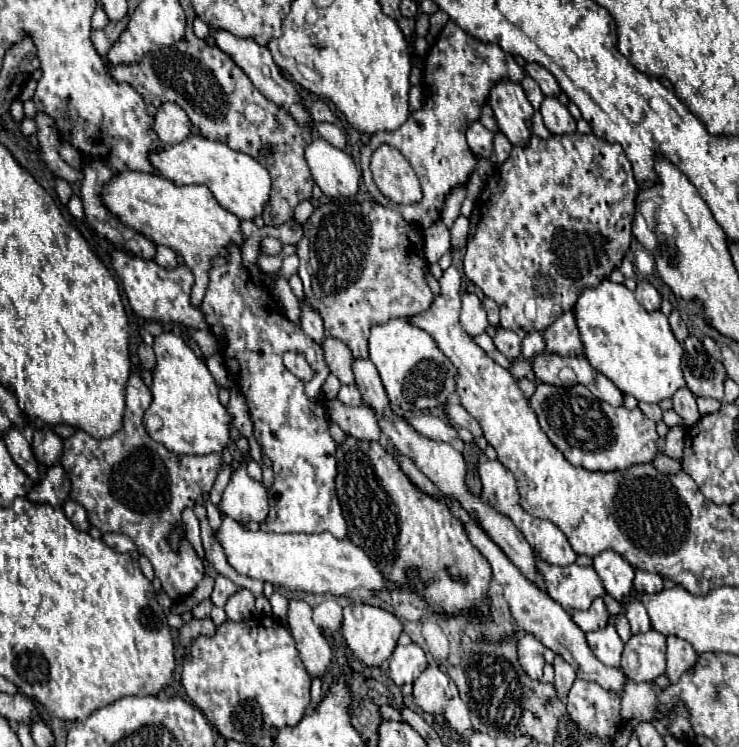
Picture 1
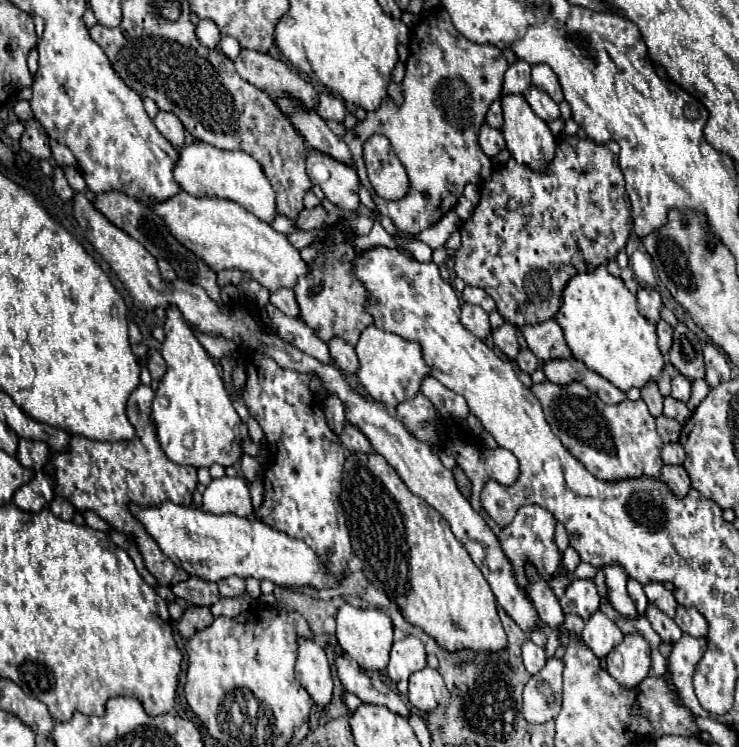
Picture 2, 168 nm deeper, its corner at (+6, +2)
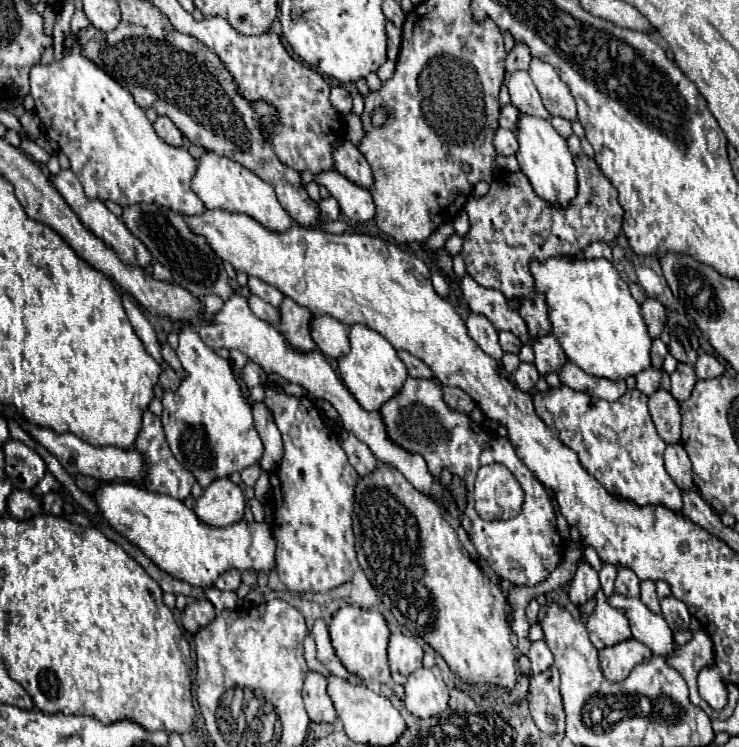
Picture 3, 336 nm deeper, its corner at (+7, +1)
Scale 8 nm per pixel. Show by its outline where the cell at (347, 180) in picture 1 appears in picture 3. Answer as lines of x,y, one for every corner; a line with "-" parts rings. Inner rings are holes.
327,170
327,172
319,172
319,174
303,172
301,180
303,180
303,184
317,182
317,184
325,186
331,192
331,196
339,202
341,212
347,218
351,218
353,222
367,222
375,216
375,204
373,204
369,190
353,184
349,178
345,178
337,170

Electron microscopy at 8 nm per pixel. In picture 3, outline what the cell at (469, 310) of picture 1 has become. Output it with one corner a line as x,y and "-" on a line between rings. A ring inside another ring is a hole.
471,312
467,316
467,330
469,330
469,336
481,346
483,352
493,356
495,360
501,360
503,350
501,350
499,340
497,340
497,330
483,314

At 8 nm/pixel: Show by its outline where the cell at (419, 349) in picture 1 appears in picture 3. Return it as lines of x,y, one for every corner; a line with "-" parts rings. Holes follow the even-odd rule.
353,324
349,330
349,340
351,340
351,352
343,358
339,358
339,372
349,388
349,392
355,396
355,400
365,408
365,410
379,410
399,388
403,388
407,380
407,368
399,360
395,348
373,328
367,328
363,324

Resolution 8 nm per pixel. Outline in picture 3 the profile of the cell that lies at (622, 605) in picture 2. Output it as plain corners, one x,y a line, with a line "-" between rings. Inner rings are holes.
613,594
607,602
613,608
619,608
619,610
627,612
627,620
631,624
633,638
637,638
639,642
649,646
653,654
667,656
675,648
673,632
669,630
669,626
663,620
663,616
653,614
641,600
639,600
639,608
637,608
637,600
635,598
619,596
619,594

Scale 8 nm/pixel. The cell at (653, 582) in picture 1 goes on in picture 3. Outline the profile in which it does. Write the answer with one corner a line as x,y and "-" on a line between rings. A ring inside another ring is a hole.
667,596
667,598
661,600
661,608
663,608
663,618
667,620
667,624
673,632
689,628
691,616
687,612
687,606
681,600
677,600
673,596

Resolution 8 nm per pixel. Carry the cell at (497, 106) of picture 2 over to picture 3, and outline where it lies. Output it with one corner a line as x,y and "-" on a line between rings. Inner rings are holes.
513,104
503,106
501,114
499,114
499,126
513,132
517,128
517,116
519,116
519,110

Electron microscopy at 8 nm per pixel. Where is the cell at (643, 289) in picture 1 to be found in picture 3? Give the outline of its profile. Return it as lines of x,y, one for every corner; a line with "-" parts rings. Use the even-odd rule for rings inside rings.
645,298
645,302
641,304
641,316
649,328
651,338
657,338
663,330
665,318
667,318
665,306
657,298

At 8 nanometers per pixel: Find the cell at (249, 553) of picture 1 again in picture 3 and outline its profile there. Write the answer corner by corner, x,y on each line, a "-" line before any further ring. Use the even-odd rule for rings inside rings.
103,482
93,494
103,518
129,542
139,546
161,570
191,586
209,588
229,570
253,570
255,574
269,574
275,570
277,540
267,522
233,522
223,528
205,524
181,500
153,494
133,484

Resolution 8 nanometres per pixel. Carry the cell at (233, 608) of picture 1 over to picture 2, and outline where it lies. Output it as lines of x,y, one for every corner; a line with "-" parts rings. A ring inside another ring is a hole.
226,577
222,581
218,581
218,589
220,589
220,595
222,597
236,597
236,595
242,595
244,593
244,579
242,577

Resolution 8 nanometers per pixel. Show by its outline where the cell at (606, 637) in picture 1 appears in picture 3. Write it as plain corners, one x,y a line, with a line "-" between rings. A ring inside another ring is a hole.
601,588
597,592
596,600
595,610
587,620
587,630
589,630
591,644
597,650
601,650
601,648
607,648
607,646
615,646
623,640
629,640
631,630
629,630
629,622
623,616
623,612
611,608
607,604

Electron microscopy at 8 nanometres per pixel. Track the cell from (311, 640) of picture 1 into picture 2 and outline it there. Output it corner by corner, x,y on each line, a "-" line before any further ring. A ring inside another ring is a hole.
300,639
296,677
318,707
330,705
332,699
330,663
326,659
324,649
318,647
312,639

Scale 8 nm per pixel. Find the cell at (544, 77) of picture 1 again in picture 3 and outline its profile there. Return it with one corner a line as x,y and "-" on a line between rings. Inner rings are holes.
539,58
531,60
529,66
529,76
533,84
537,86
545,108
551,112
551,116
561,116
569,122
577,120
577,110
575,110
575,98
571,96
569,86
559,78
555,68

